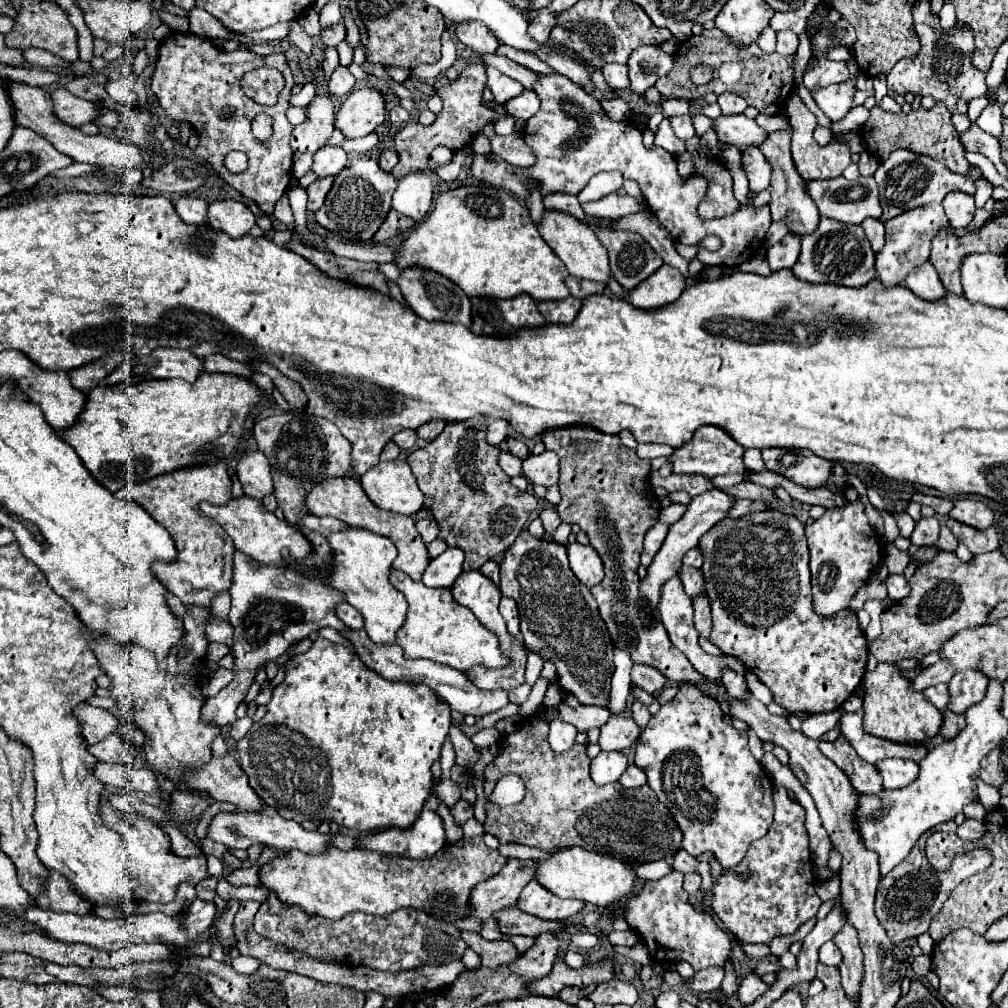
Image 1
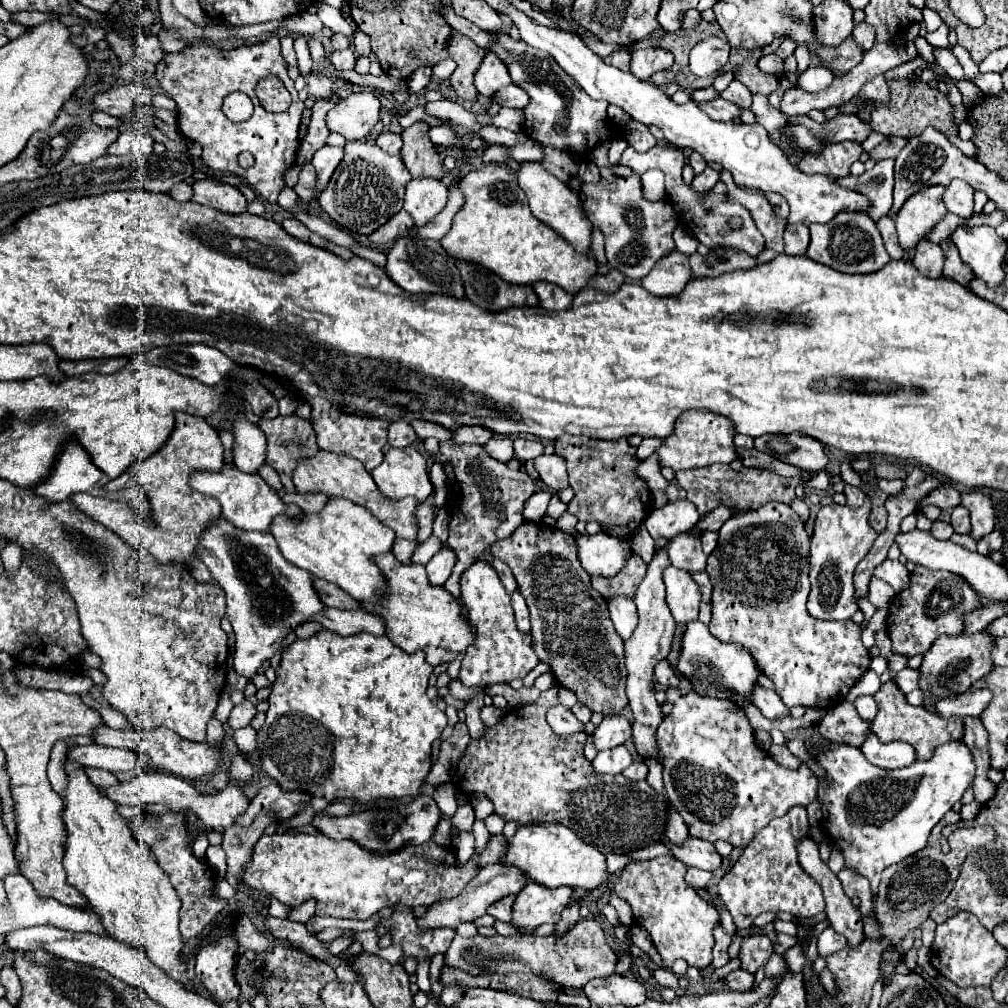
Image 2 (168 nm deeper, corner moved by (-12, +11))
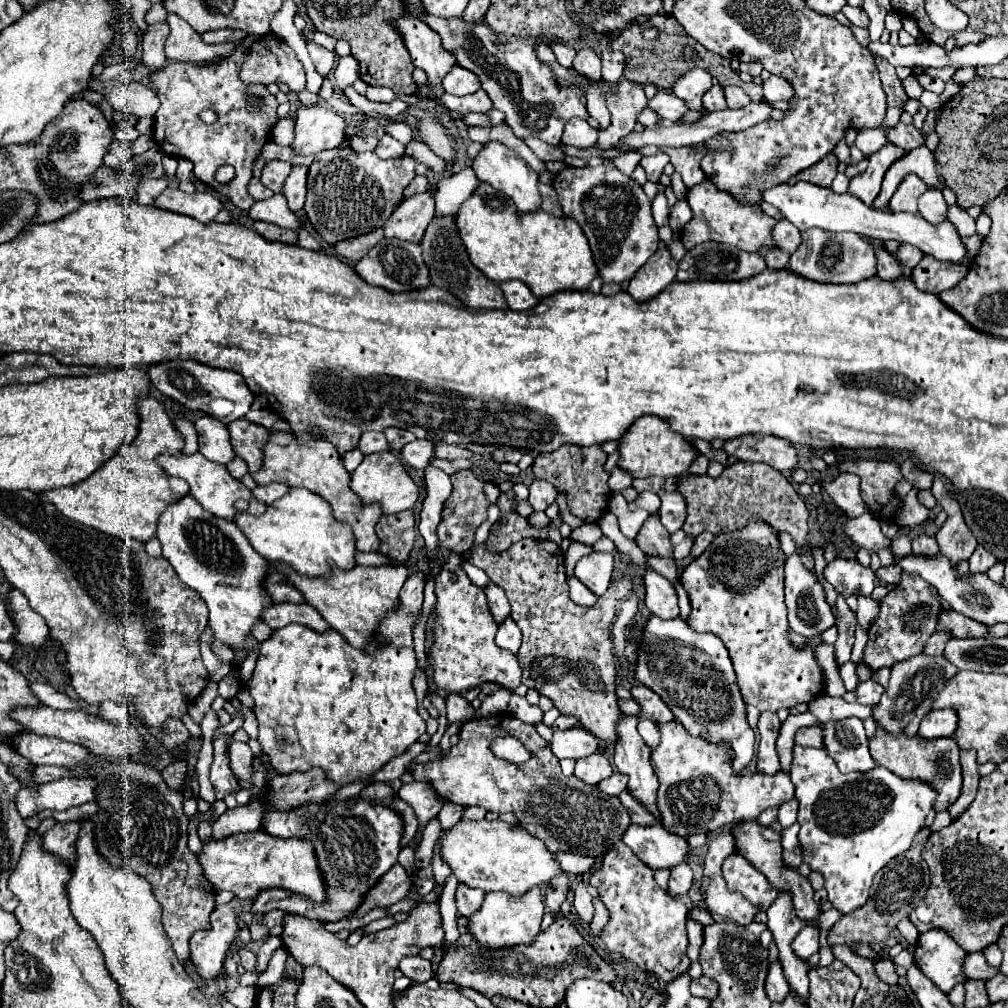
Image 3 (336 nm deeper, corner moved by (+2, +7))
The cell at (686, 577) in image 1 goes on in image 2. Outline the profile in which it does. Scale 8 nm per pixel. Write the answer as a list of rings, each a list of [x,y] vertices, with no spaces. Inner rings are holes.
[[[677,534],[677,536],[669,538],[667,554],[669,554],[671,564],[677,568],[683,568],[687,572],[705,570],[707,556],[701,550],[699,538],[691,538],[687,534]]]

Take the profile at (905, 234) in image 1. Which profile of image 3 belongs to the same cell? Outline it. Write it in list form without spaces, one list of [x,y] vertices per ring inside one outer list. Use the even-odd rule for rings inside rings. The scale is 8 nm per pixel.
[[[909,174],[901,186],[897,188],[897,192],[893,194],[891,202],[889,202],[889,208],[891,212],[911,212],[911,214],[917,214],[917,198],[925,192],[925,184]]]

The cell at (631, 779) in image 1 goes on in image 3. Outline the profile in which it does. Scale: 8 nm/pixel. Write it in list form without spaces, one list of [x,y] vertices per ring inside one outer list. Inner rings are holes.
[[[615,770],[609,778],[601,780],[597,786],[599,786],[601,792],[605,792],[605,794],[609,794],[609,796],[619,796],[619,794],[625,790],[627,782],[629,782],[629,778],[625,778],[625,774],[621,774],[621,772]]]

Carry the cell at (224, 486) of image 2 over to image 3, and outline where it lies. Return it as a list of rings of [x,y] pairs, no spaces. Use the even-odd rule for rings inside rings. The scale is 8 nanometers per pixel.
[[[201,452],[193,454],[193,456],[171,456],[171,454],[163,454],[157,458],[157,464],[163,466],[163,470],[171,476],[177,476],[177,478],[183,478],[189,486],[191,486],[191,494],[195,496],[195,500],[211,514],[215,514],[217,518],[225,518],[225,520],[233,520],[237,516],[237,510],[235,510],[235,502],[239,498],[247,500],[249,502],[249,514],[255,514],[255,516],[261,516],[267,506],[263,502],[259,502],[257,498],[253,498],[253,492],[237,478],[233,478],[229,474],[229,470],[217,462],[209,462]]]

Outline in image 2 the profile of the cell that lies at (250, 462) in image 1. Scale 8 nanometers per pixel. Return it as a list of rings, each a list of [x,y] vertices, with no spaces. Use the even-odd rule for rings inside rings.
[[[245,418],[233,422],[233,462],[239,470],[255,474],[261,464],[265,464],[267,440],[263,432]]]

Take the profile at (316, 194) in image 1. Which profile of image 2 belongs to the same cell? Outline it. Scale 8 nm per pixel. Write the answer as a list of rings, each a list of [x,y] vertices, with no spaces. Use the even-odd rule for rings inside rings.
[[[303,164],[301,166],[301,172],[299,172],[299,180],[295,184],[295,192],[301,200],[305,202],[311,202],[311,196],[313,196],[313,188],[315,188],[315,170],[311,170],[311,164]]]

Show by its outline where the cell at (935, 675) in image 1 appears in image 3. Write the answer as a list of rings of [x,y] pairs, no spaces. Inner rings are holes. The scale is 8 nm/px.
[[[875,680],[859,682],[859,686],[857,686],[857,696],[859,696],[861,704],[877,704],[883,692],[885,692],[885,688]]]

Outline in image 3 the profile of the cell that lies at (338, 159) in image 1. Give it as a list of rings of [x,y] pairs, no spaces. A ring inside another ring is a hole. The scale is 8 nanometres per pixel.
[[[293,166],[289,178],[285,180],[285,186],[283,186],[283,194],[289,202],[289,208],[293,212],[301,210],[303,204],[305,204],[305,194],[307,194],[307,174],[309,174],[309,168],[307,166]]]

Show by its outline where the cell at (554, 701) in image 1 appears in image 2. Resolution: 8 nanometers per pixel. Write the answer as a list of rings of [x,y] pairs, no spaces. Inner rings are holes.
[[[555,684],[547,692],[541,692],[537,702],[511,708],[495,726],[489,726],[481,738],[471,738],[463,758],[455,766],[455,786],[465,794],[485,794],[493,802],[495,814],[499,814],[505,822],[513,820],[517,822],[517,826],[531,822],[557,822],[571,828],[589,846],[597,846],[603,854],[627,854],[631,850],[663,840],[667,822],[667,800],[661,794],[657,794],[645,780],[627,782],[623,774],[597,774],[591,762],[583,756],[583,746],[587,740],[585,732],[559,736],[551,730],[551,726],[547,726],[547,708],[559,704],[557,690],[559,684]]]

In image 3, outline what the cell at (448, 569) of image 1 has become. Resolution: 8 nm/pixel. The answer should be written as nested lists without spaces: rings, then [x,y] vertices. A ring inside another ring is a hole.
[[[415,570],[403,590],[401,608],[387,614],[381,620],[379,642],[369,648],[353,648],[335,630],[317,634],[301,624],[291,624],[273,632],[273,636],[261,644],[259,660],[249,682],[251,696],[255,700],[255,716],[259,720],[257,742],[263,748],[263,762],[279,774],[307,772],[311,768],[325,770],[329,782],[347,786],[351,782],[373,782],[373,776],[395,756],[401,756],[411,744],[427,732],[425,720],[417,712],[417,698],[413,690],[413,672],[417,658],[413,650],[411,626],[413,618],[421,612],[425,574]]]

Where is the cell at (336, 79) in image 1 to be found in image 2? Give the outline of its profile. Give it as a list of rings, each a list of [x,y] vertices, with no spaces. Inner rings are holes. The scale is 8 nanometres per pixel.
[[[347,48],[347,50],[335,50],[331,54],[331,62],[337,70],[351,70],[355,68],[355,54]]]

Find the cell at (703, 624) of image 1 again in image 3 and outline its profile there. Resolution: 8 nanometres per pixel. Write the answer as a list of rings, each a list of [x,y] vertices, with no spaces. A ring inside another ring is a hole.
[[[649,558],[649,566],[657,570],[661,576],[665,576],[671,584],[679,584],[677,564],[673,558]]]

